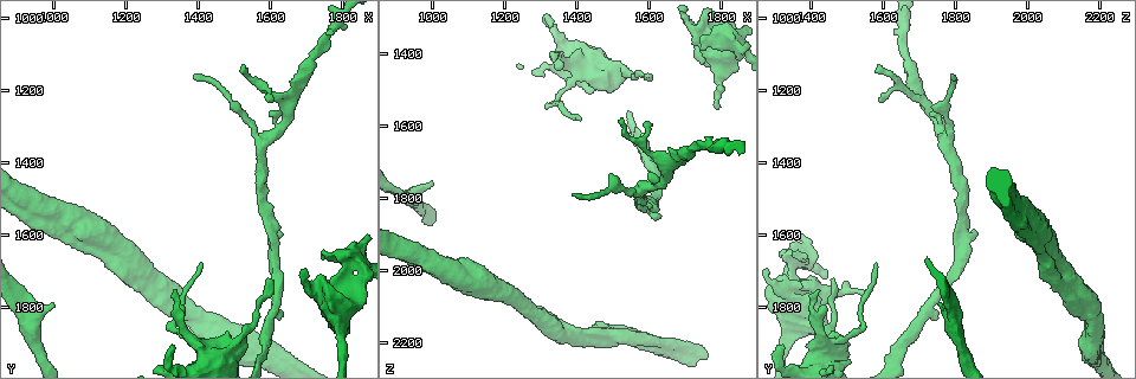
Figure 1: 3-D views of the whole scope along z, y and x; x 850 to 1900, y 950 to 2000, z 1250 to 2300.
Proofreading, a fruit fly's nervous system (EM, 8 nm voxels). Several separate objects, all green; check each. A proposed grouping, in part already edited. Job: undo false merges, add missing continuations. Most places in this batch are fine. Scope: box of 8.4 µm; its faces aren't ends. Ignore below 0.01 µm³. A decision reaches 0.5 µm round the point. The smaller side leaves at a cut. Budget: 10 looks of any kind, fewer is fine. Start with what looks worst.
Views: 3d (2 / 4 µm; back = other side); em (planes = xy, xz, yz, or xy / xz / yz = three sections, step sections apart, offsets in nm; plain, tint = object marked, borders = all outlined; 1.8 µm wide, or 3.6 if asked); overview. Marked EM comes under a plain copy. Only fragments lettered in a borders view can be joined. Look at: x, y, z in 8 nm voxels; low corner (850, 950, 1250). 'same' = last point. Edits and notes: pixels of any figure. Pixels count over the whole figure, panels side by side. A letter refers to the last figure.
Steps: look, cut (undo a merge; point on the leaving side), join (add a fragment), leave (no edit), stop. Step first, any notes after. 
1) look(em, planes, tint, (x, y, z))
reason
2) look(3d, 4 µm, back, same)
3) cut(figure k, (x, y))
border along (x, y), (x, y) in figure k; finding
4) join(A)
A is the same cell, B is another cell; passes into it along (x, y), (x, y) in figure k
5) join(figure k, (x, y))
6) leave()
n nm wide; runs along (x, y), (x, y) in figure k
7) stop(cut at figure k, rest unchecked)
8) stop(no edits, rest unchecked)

look(3d, 4 µm, (1010, 1805, 1770))
an open end

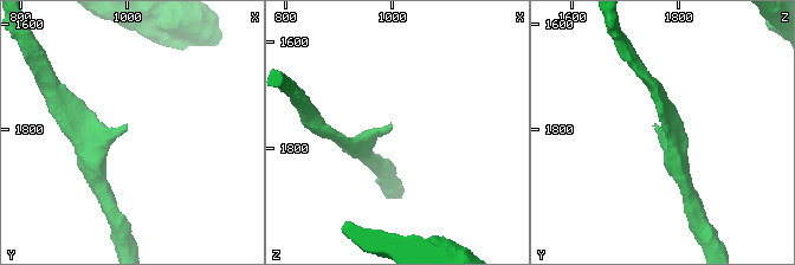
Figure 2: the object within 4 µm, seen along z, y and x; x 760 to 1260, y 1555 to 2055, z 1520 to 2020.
look(em, planes, borders, (1005, 1800, 1765))

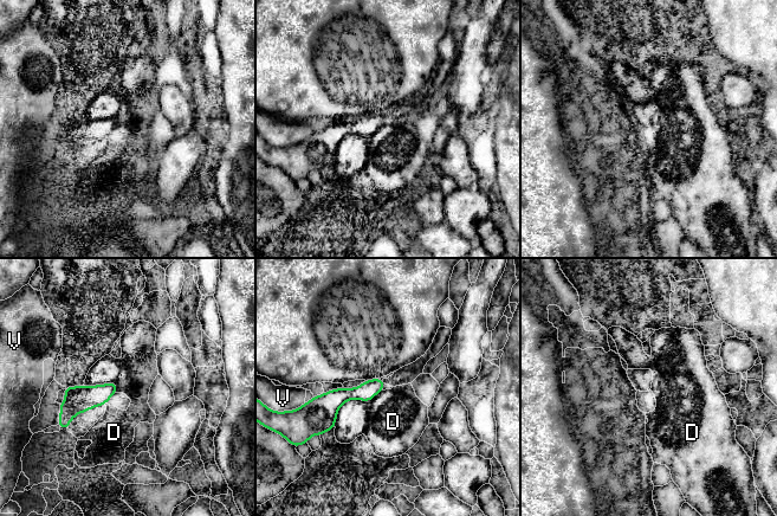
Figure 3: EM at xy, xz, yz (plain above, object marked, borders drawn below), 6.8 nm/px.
leave()
D and V are other cells; border along (382, 389), (348, 399), (334, 425) in figure 3; none of them fits

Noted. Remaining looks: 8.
look(3d, 2 µm, (1330, 1760, 1425))

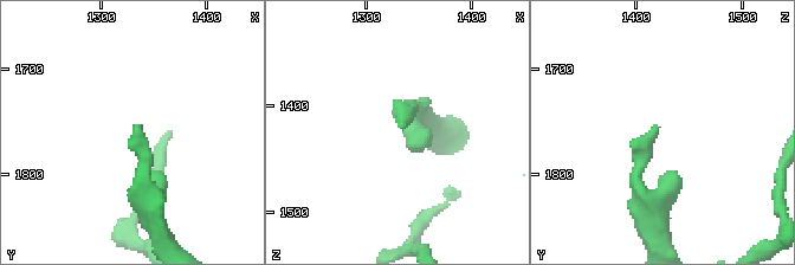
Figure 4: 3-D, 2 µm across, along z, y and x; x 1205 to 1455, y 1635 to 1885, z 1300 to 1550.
look(em, yz, step 8, tint, (1332, 1756, 1422))

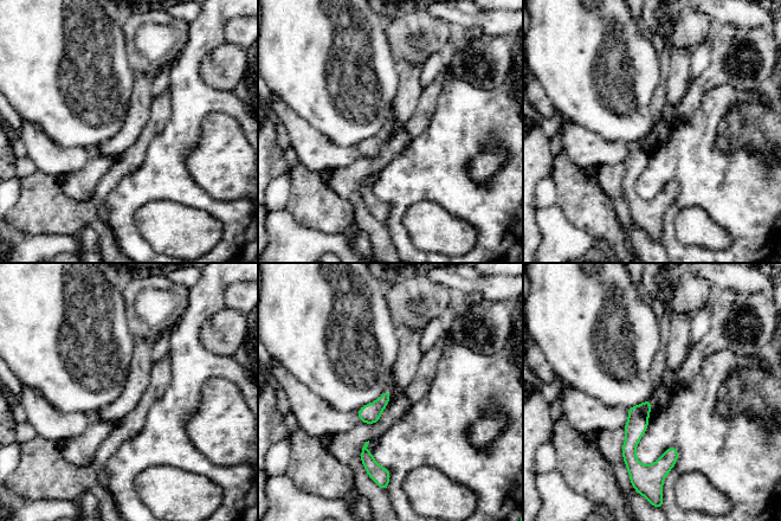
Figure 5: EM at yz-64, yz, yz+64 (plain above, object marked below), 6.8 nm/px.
look(em, planes, borders, same)

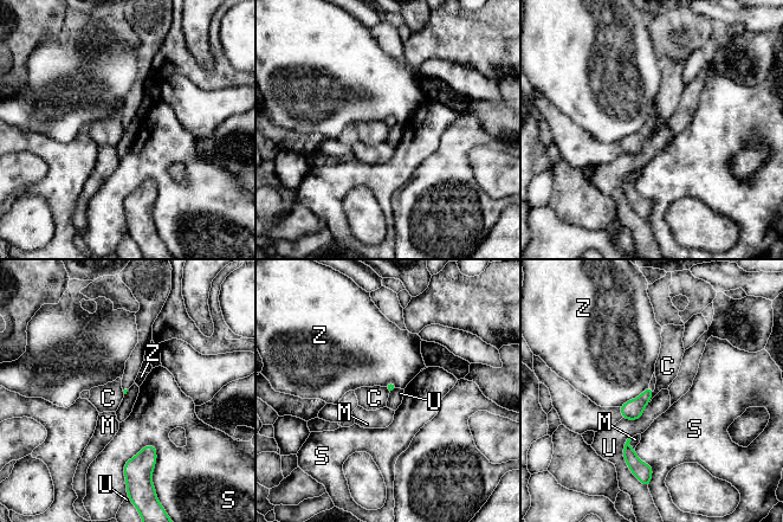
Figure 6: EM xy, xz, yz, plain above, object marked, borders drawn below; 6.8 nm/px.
leave()
C, M, S, U and Z are other cells; none of them fits

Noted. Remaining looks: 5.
look(em, yz, step 16, tint, (1785, 1765, 1555))
free end

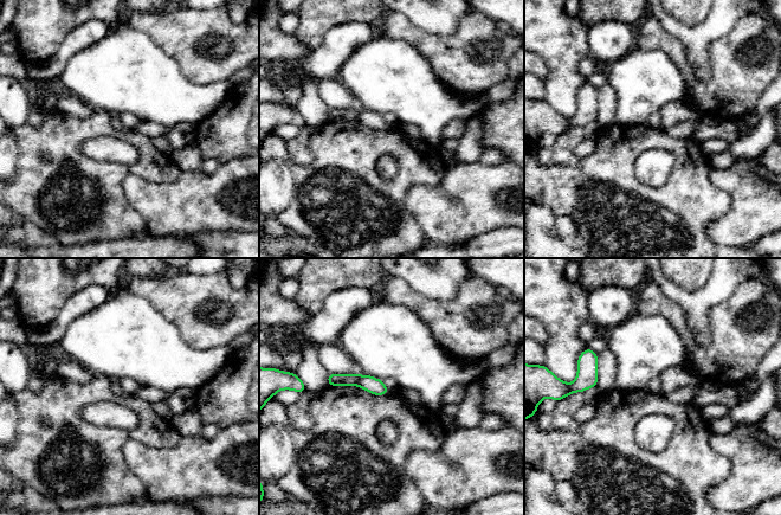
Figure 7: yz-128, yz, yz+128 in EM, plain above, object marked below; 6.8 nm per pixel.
look(em, planes, borders, same)
another direction

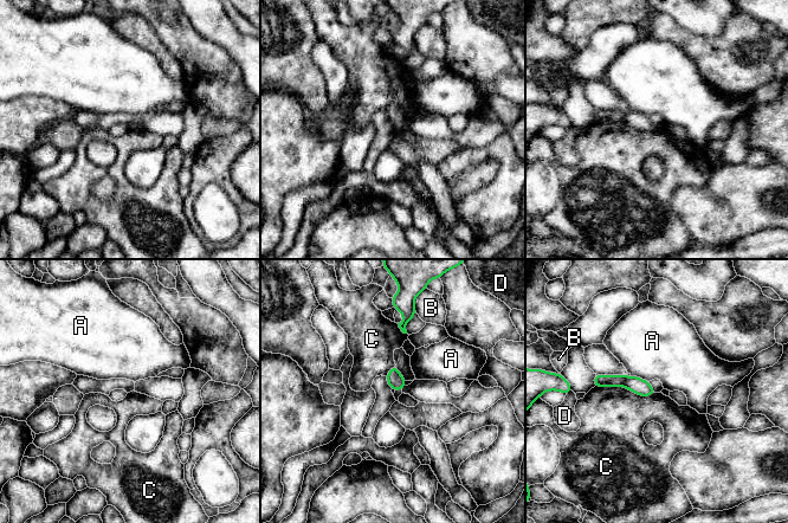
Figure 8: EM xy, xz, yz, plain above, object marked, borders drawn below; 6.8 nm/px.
leave()
110 nm wide; A, B, C and D are other cells; none of them fits

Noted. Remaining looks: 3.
look(3d, 4 µm, (1525, 1885, 1455))
calibre changes

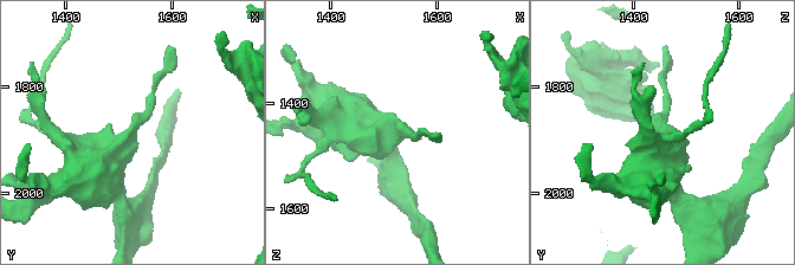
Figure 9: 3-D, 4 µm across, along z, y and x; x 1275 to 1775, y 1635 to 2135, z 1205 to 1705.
look(em, 3.6 µm, xy, step 4, borders, (1525, 1885, 1460))
now the EM

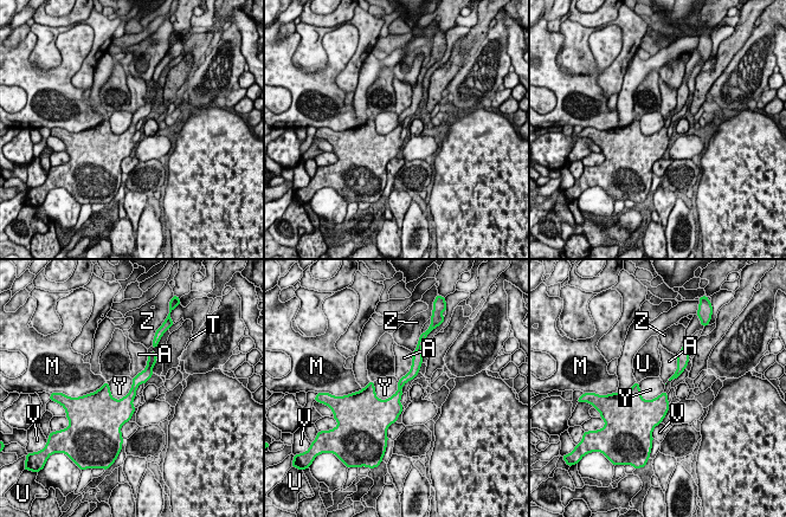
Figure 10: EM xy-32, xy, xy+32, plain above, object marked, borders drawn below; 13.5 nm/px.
leave()
160 nm wide; A, M, T, U, V, Y and Z are other cells; border along (399, 381), (386, 399), (375, 396) in figure 10; continuous, no second cell

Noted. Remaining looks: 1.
stop(no edits, rest unchecked)

